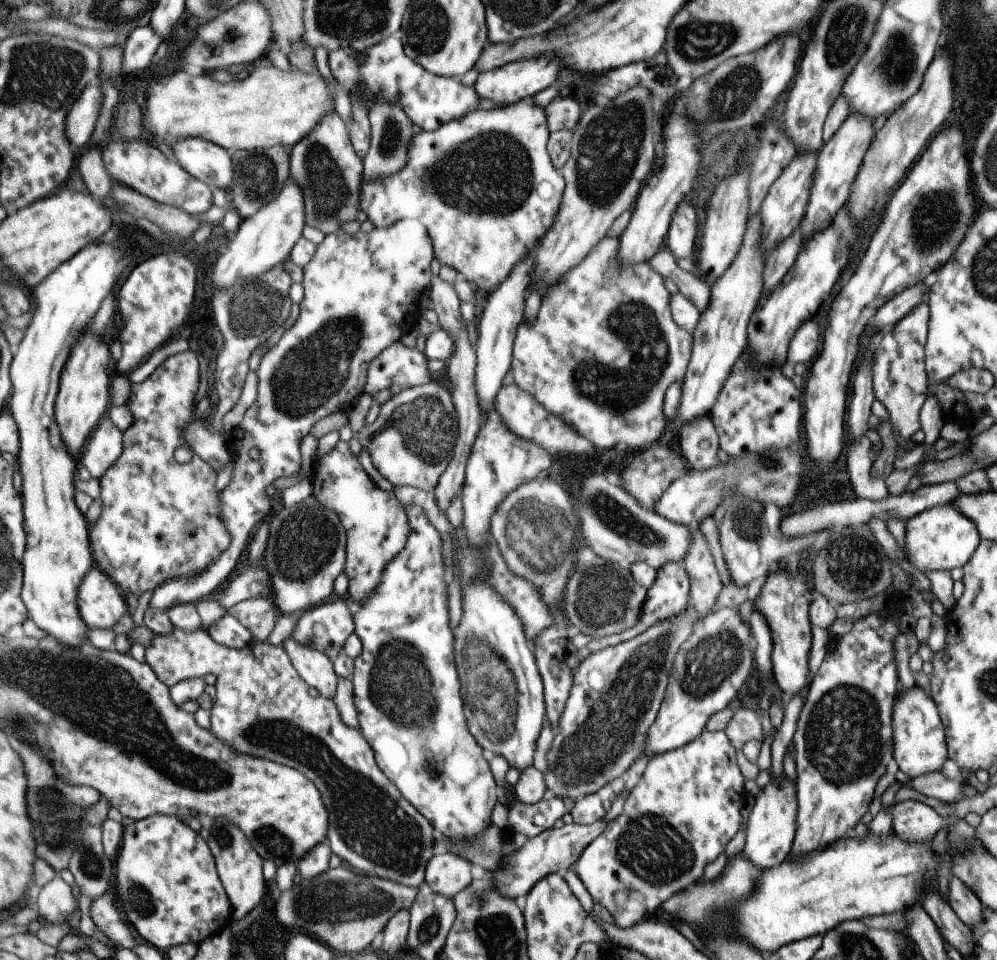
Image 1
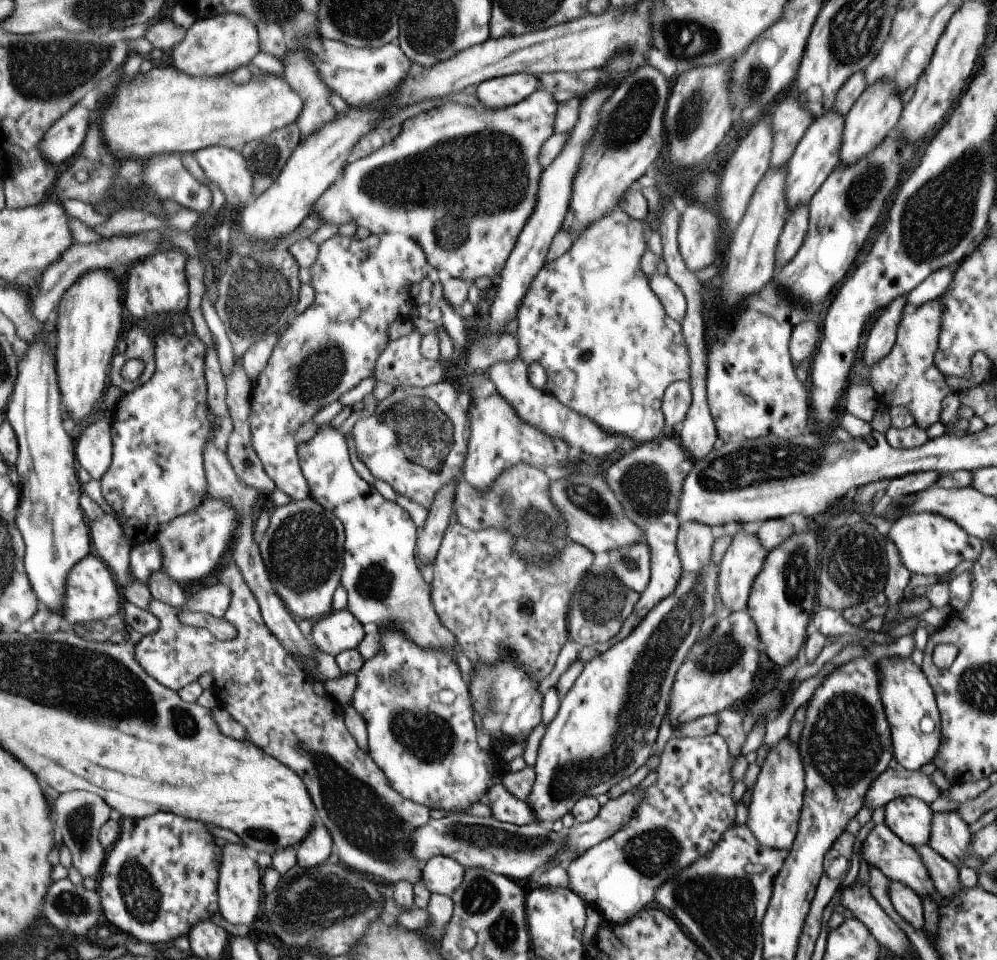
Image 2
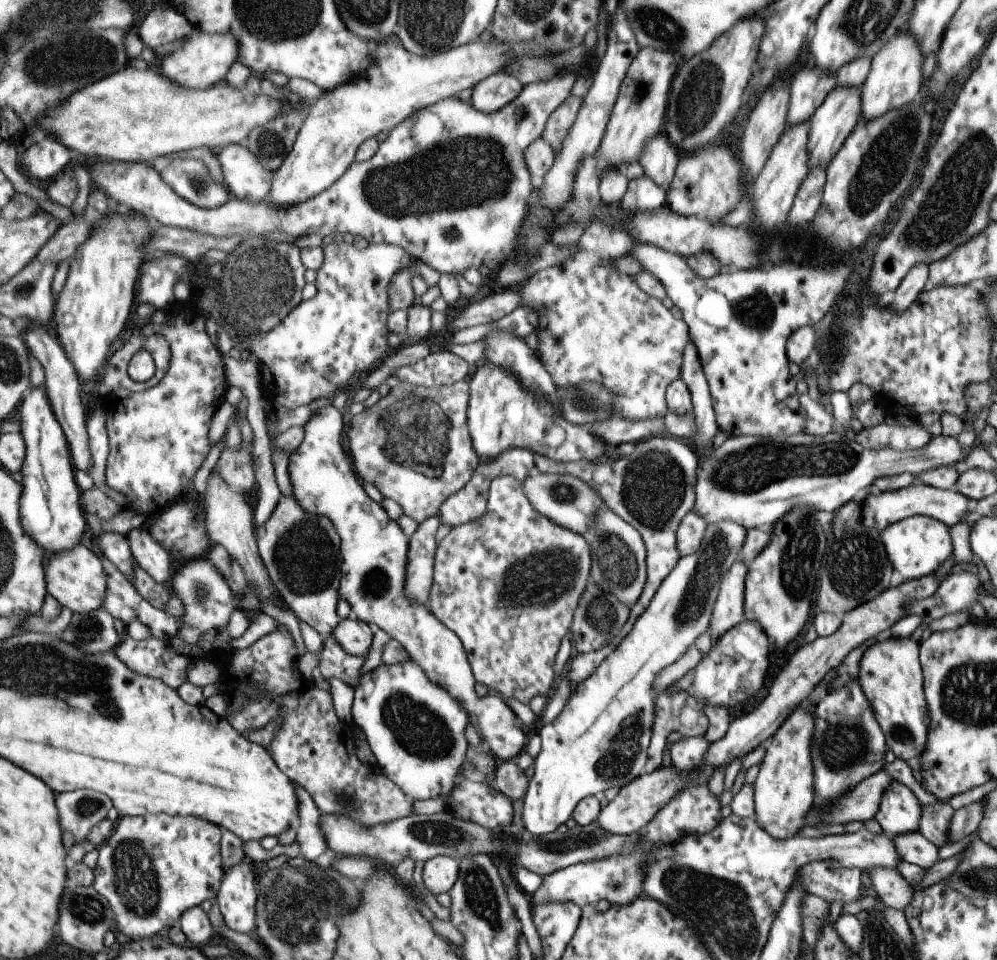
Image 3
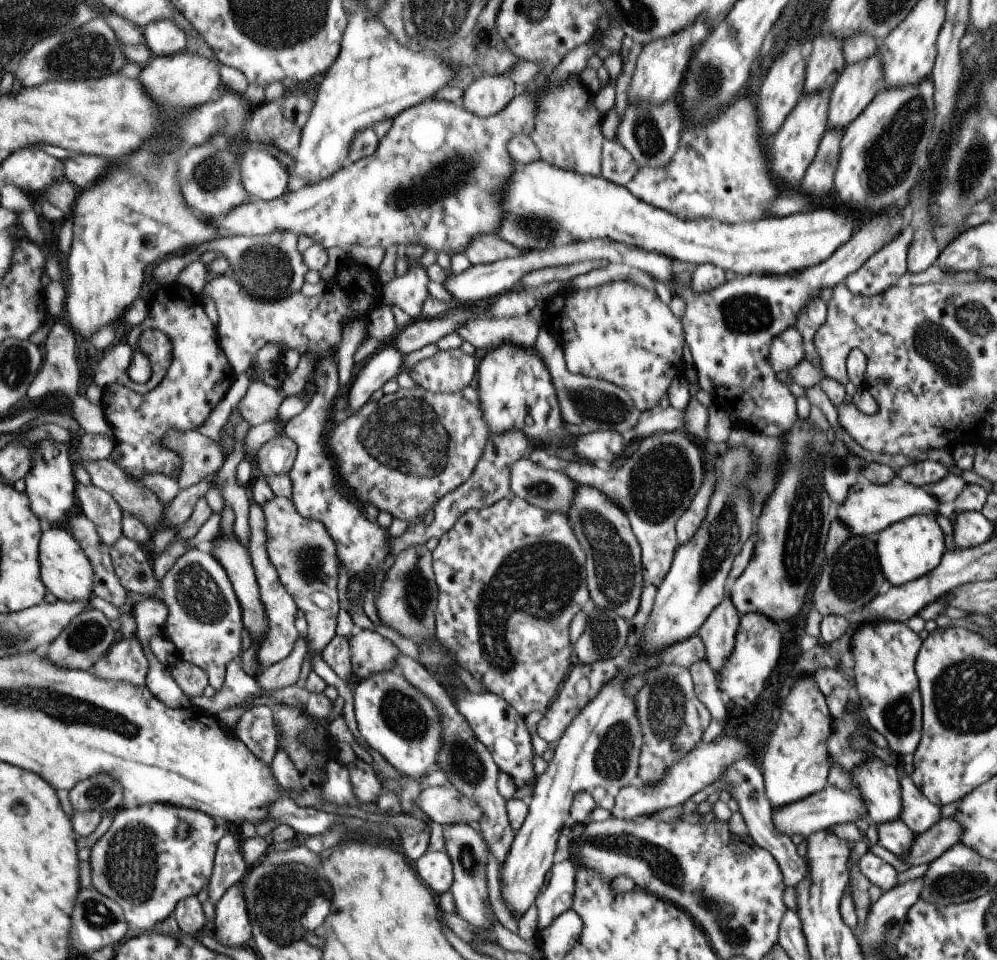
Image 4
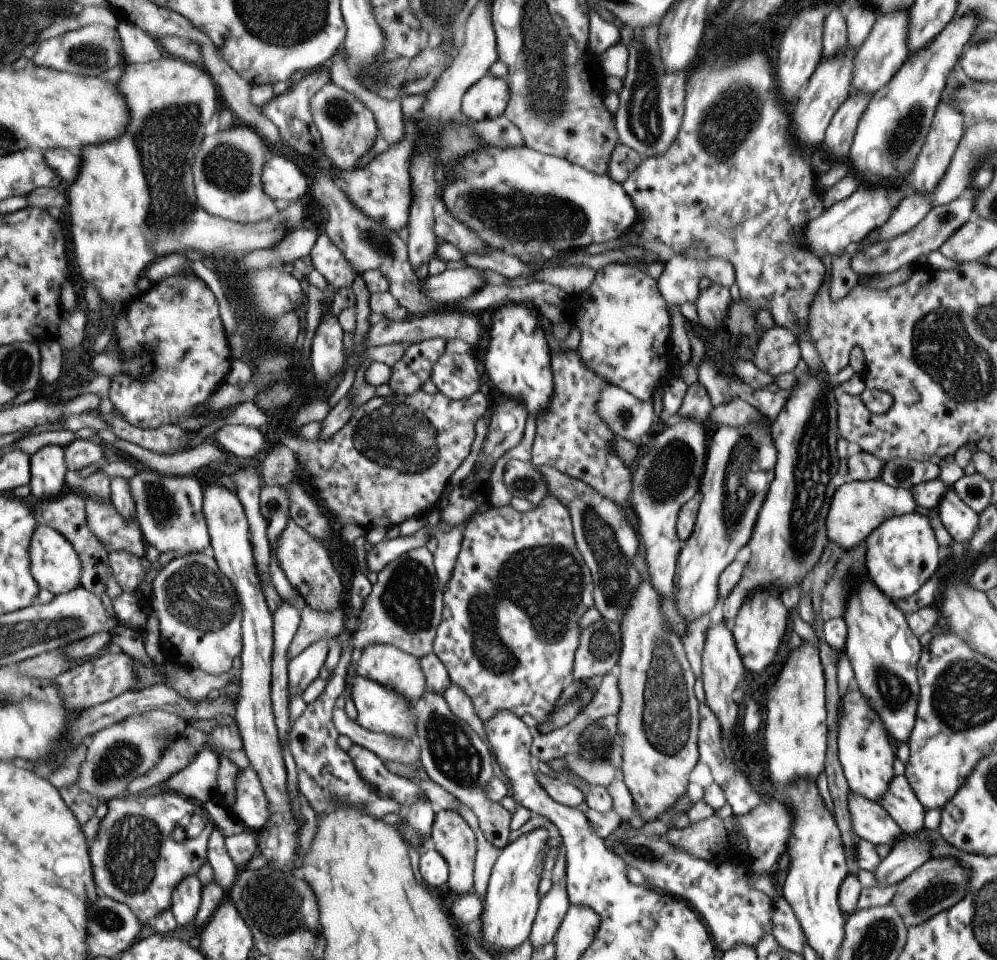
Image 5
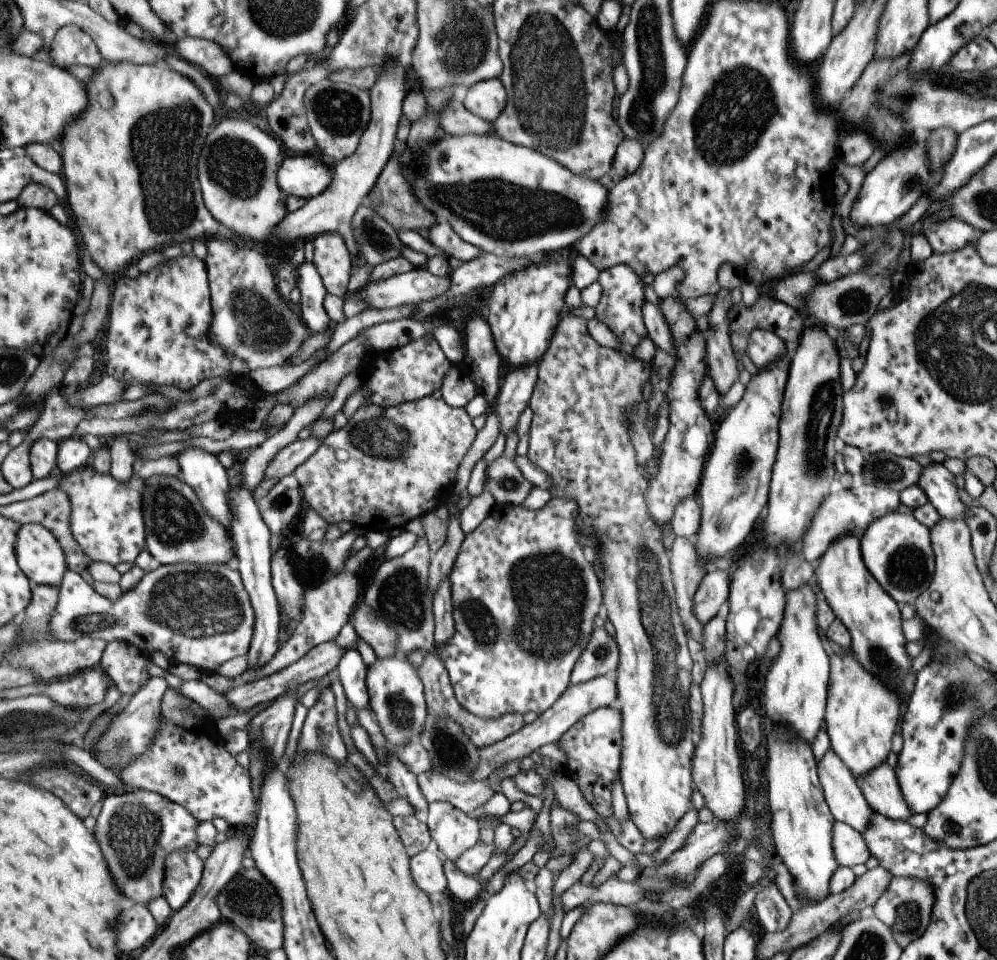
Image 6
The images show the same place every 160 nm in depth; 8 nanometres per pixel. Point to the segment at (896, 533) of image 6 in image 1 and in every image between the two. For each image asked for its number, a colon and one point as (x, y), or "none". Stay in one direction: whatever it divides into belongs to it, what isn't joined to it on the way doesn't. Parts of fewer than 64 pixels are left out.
1: (937, 539)
2: (928, 544)
3: (915, 547)
4: (907, 549)
5: (901, 553)

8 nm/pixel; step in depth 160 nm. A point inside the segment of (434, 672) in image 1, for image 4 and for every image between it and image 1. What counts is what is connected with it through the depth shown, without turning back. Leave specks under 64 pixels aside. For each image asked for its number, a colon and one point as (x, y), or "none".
2: (416, 707)
3: (416, 730)
4: (396, 719)

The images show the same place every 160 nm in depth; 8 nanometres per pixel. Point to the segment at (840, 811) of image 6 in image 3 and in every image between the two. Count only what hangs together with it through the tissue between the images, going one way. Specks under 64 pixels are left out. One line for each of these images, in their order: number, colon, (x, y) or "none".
3: (913, 848)
4: (895, 837)
5: (870, 822)

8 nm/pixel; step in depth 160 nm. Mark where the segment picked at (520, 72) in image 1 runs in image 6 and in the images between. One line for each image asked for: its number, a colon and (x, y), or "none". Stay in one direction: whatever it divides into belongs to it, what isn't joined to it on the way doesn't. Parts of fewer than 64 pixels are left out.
2: (499, 92)
3: (495, 91)
4: (486, 95)
5: (486, 99)
6: (486, 99)

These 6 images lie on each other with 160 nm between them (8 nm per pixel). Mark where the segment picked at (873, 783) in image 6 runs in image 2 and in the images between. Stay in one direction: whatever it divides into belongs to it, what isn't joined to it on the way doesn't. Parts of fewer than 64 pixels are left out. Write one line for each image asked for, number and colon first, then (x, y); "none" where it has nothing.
2: (949, 837)
3: (934, 819)
4: (918, 814)
5: (902, 805)

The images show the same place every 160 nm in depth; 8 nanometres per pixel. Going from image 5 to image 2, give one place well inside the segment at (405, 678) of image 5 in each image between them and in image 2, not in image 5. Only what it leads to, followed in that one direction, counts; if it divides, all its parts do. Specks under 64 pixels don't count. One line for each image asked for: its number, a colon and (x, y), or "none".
2: (340, 631)
3: (355, 637)
4: (372, 653)

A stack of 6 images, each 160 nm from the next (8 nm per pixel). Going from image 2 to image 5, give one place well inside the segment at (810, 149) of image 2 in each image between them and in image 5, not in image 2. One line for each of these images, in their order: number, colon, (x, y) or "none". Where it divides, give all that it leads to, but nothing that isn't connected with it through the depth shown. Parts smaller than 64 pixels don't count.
3: (831, 122)
4: (858, 83)
5: (884, 49)

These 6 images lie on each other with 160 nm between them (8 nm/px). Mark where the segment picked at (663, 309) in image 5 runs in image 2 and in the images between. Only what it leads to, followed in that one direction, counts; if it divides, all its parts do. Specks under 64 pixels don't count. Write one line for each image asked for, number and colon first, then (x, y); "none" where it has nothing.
2: (609, 351)
3: (594, 324)
4: (618, 332)

